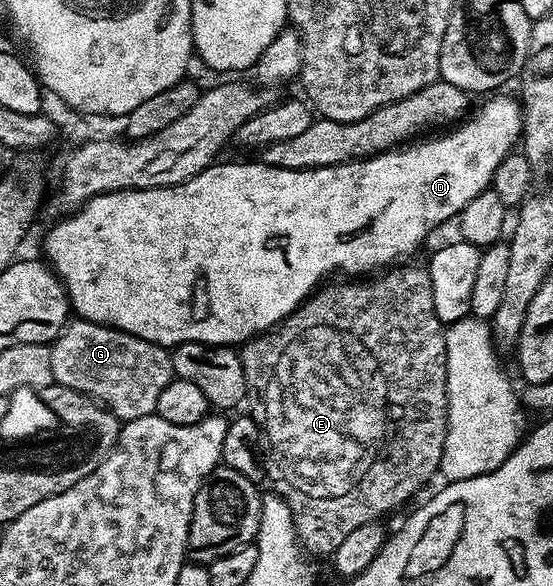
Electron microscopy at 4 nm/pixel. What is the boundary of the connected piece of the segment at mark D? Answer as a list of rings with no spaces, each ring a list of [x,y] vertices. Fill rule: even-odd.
[[[494,94],[483,99],[486,101],[483,102],[482,108],[475,107],[465,119],[449,130],[443,131],[446,132],[443,136],[431,135],[429,138],[418,138],[413,142],[391,148],[388,152],[355,158],[336,166],[284,170],[261,162],[255,162],[255,164],[215,162],[182,184],[173,184],[167,188],[125,188],[119,192],[105,192],[87,200],[77,210],[66,214],[59,224],[51,226],[50,233],[46,236],[47,257],[45,256],[45,259],[66,287],[66,297],[70,299],[71,309],[83,320],[105,324],[108,328],[115,328],[136,338],[144,338],[148,342],[163,346],[177,346],[188,342],[241,346],[253,336],[261,336],[262,333],[278,327],[293,312],[297,312],[299,307],[315,295],[319,285],[330,278],[325,276],[330,276],[333,272],[343,272],[346,275],[343,277],[346,278],[362,278],[365,277],[362,276],[365,272],[377,273],[379,270],[386,270],[391,266],[409,261],[413,257],[410,255],[425,242],[430,228],[444,223],[445,220],[453,221],[458,213],[464,210],[464,206],[468,206],[468,202],[476,198],[476,194],[487,191],[491,187],[500,162],[515,151],[522,134],[521,103],[515,97],[513,100],[510,96],[498,95],[502,94]]]

